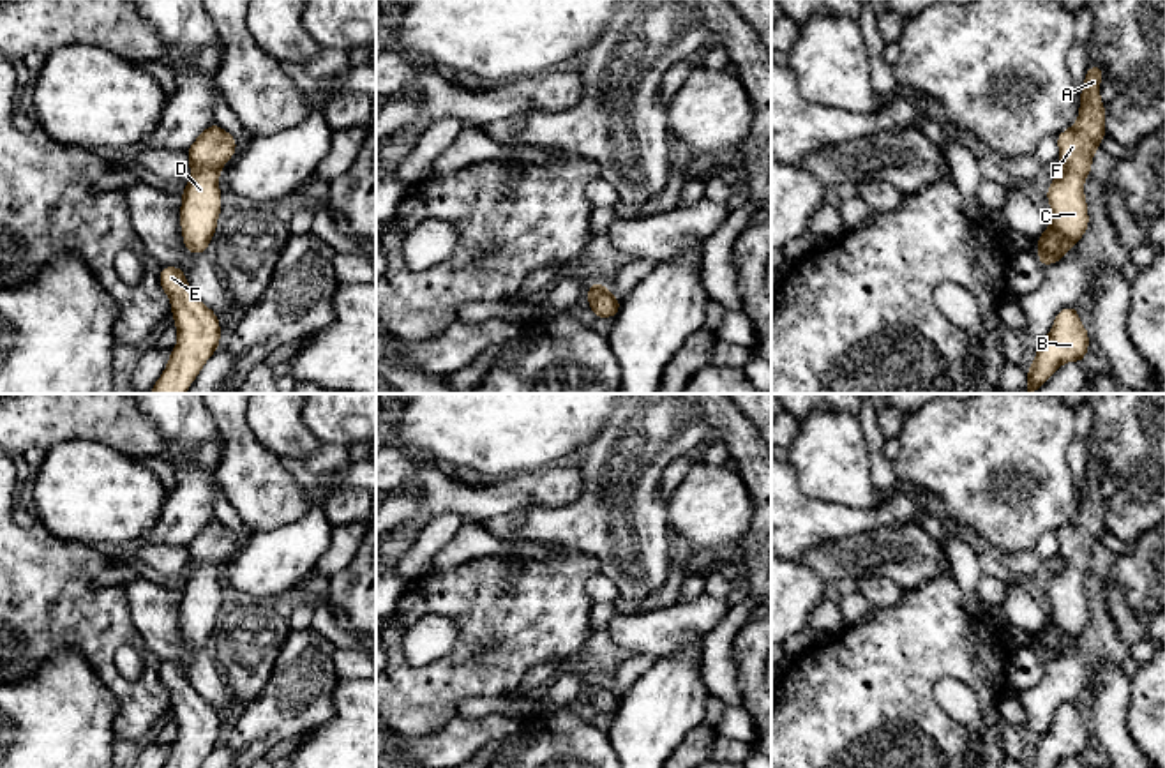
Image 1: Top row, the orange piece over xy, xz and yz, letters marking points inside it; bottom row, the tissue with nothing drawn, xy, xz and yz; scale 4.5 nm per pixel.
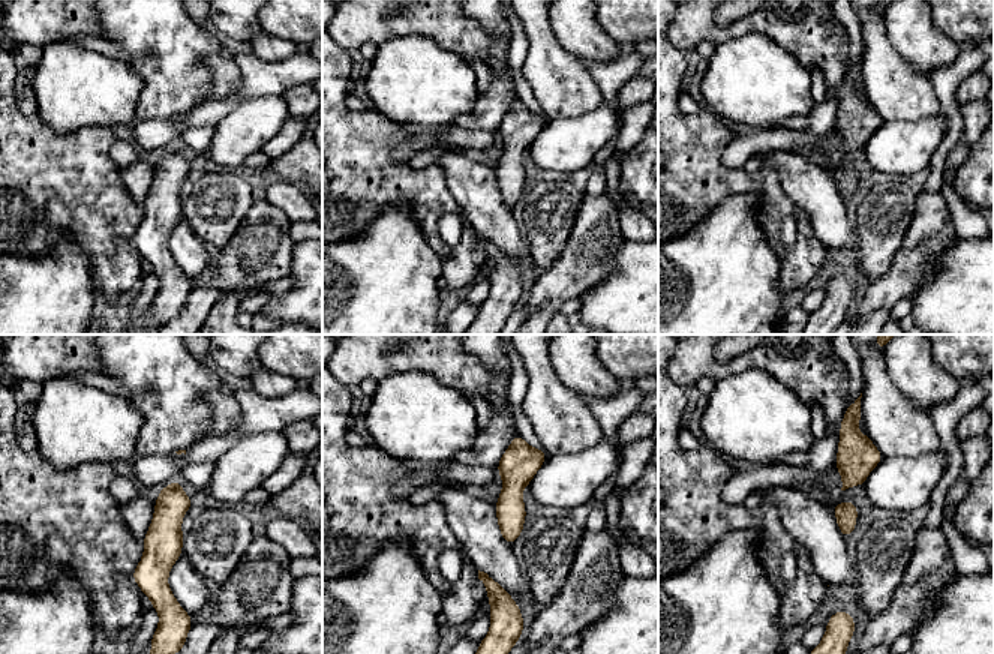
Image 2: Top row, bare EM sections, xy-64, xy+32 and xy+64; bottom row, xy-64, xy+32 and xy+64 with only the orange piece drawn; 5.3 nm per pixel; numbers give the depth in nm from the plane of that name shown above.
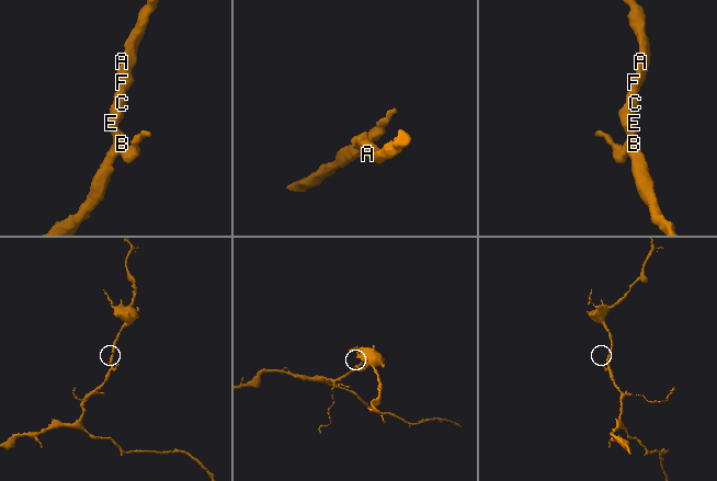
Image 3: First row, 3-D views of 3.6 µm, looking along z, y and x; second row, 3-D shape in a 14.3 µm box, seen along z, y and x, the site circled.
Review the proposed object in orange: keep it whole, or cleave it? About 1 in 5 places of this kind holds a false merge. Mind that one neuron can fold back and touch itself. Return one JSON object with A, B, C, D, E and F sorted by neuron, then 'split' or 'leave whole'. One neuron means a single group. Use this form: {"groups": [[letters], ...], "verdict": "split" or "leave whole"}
{"groups": [["A", "B", "C", "D", "E", "F"]], "verdict": "leave whole"}

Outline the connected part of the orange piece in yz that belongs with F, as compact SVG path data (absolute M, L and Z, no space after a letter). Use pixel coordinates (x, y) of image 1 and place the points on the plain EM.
M1100 461L1086 464L1079 514L1070 524L1056 530L1061 563L1045 586L1052 618L1038 630L1040 648L1034 651L1043 662L1063 655L1089 623L1084 574L1091 570L1093 551L1107 531L1107 507L1100 493L1103 470Z

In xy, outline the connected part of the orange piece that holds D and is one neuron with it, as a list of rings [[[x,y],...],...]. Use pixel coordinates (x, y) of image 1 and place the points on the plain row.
[[[210,519],[187,544],[191,572],[180,590],[180,623],[189,650],[203,650],[217,627],[222,607],[219,568],[237,549],[237,533]]]

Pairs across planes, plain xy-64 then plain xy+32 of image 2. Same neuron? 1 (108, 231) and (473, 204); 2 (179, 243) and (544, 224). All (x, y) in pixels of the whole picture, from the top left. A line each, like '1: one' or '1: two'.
1: two
2: two

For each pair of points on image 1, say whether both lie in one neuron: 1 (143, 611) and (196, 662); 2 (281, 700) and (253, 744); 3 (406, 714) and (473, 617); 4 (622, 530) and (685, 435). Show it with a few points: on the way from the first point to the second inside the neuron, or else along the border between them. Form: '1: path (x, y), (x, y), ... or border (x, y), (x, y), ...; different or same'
1: path (157, 625), (182, 652); same
2: path (278, 710), (255, 733); same
3: path (431, 692), (470, 654), (473, 641); same
4: path (622, 505), (622, 496), (661, 454); same

